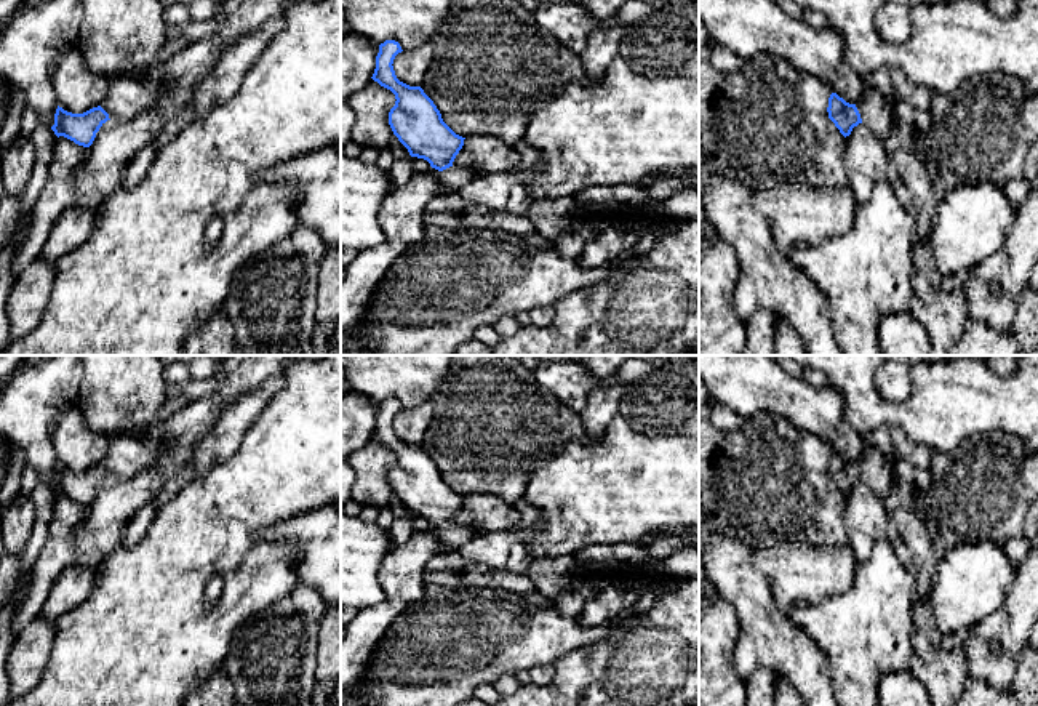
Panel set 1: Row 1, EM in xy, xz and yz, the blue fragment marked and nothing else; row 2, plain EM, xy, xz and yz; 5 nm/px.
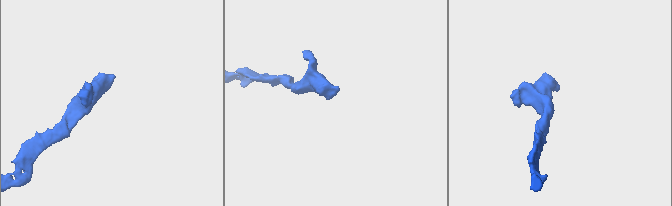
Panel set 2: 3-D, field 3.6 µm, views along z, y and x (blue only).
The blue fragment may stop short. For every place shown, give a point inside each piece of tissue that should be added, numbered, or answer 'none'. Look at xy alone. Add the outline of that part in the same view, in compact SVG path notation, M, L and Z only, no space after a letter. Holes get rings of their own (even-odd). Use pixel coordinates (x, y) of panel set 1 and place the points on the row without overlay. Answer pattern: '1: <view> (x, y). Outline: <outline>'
1: xy (127, 457). Outline: M118 435L112 440L101 466L110 479L130 479L147 467L158 451L160 448L152 448L138 437Z

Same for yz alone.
1: yz (877, 469). Outline: M896 447L891 456L886 456L880 450L872 448L856 461L862 482L883 499L886 498L891 488L896 461Z

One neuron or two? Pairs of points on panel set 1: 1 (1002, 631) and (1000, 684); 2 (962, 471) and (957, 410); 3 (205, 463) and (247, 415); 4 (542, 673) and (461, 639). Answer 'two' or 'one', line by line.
1: one
2: two
3: one
4: two

